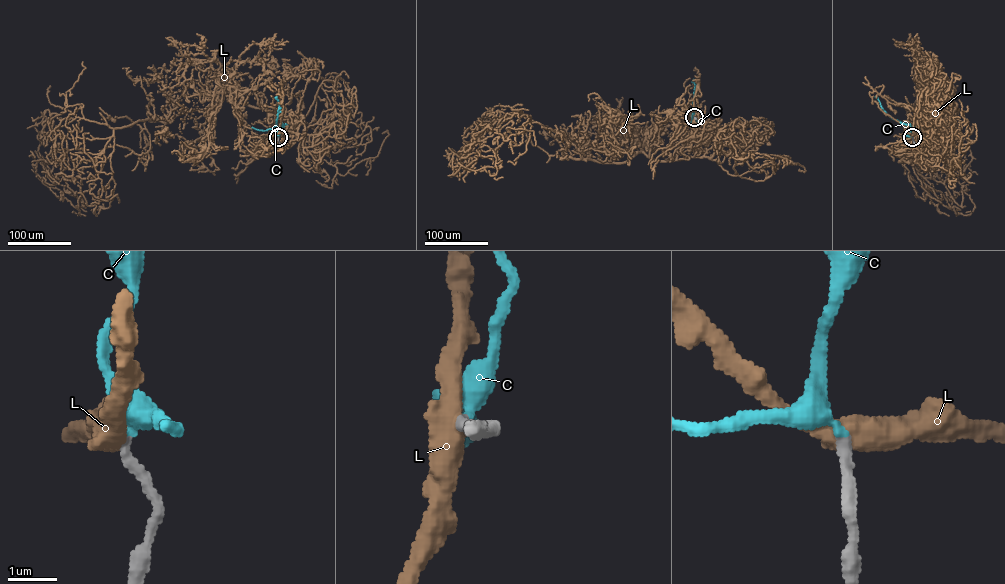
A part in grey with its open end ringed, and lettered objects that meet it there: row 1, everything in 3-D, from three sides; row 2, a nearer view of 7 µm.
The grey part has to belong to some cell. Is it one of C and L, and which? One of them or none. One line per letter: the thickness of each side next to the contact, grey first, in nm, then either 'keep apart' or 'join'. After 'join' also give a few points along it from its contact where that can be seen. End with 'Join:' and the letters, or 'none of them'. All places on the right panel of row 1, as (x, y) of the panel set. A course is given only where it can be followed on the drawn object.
C: calibres 200 and 260 nm; join; course (912, 137), (910, 126), (891, 118), (874, 97)
L: calibres 220 and 500 nm; keep apart
Join: C

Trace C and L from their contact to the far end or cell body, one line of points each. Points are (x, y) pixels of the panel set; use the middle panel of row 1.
C: (694, 117), (693, 79)
L: (694, 117), (681, 159), (571, 158), (524, 113), (497, 139), (499, 166), (471, 170), (446, 150)

